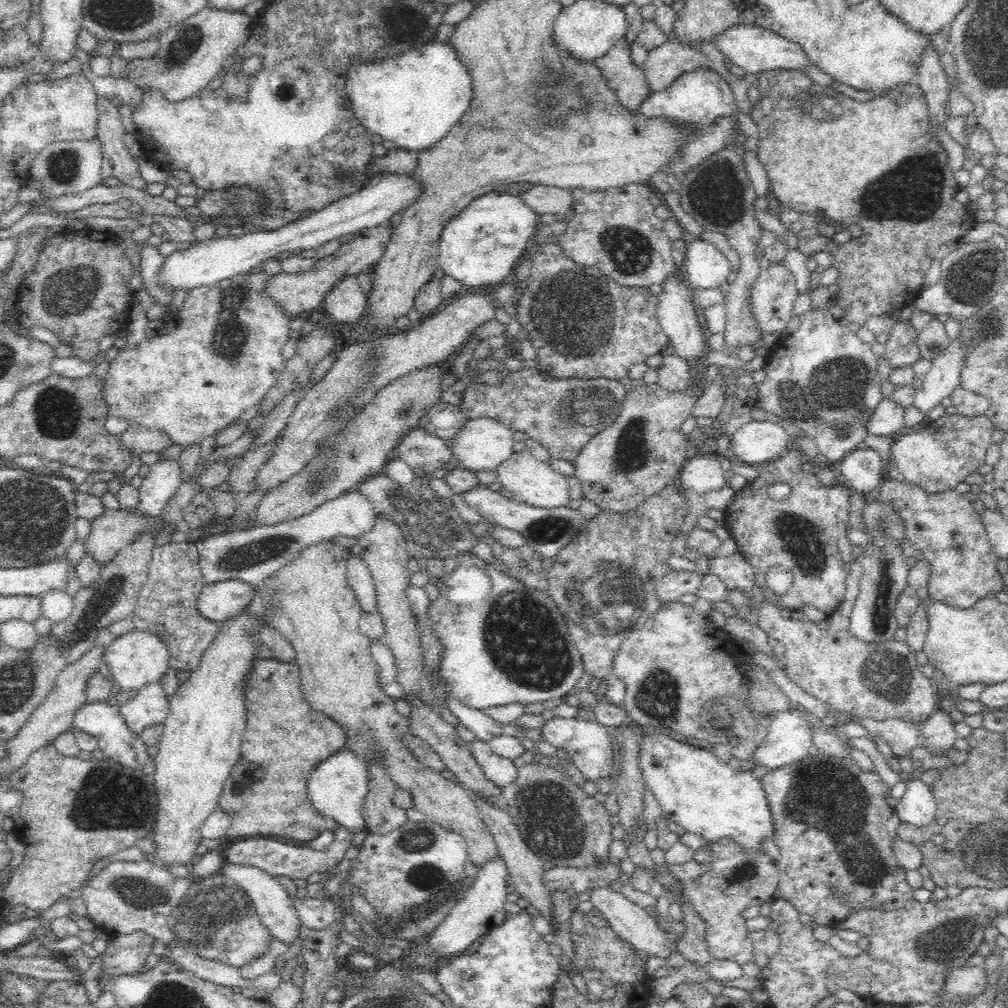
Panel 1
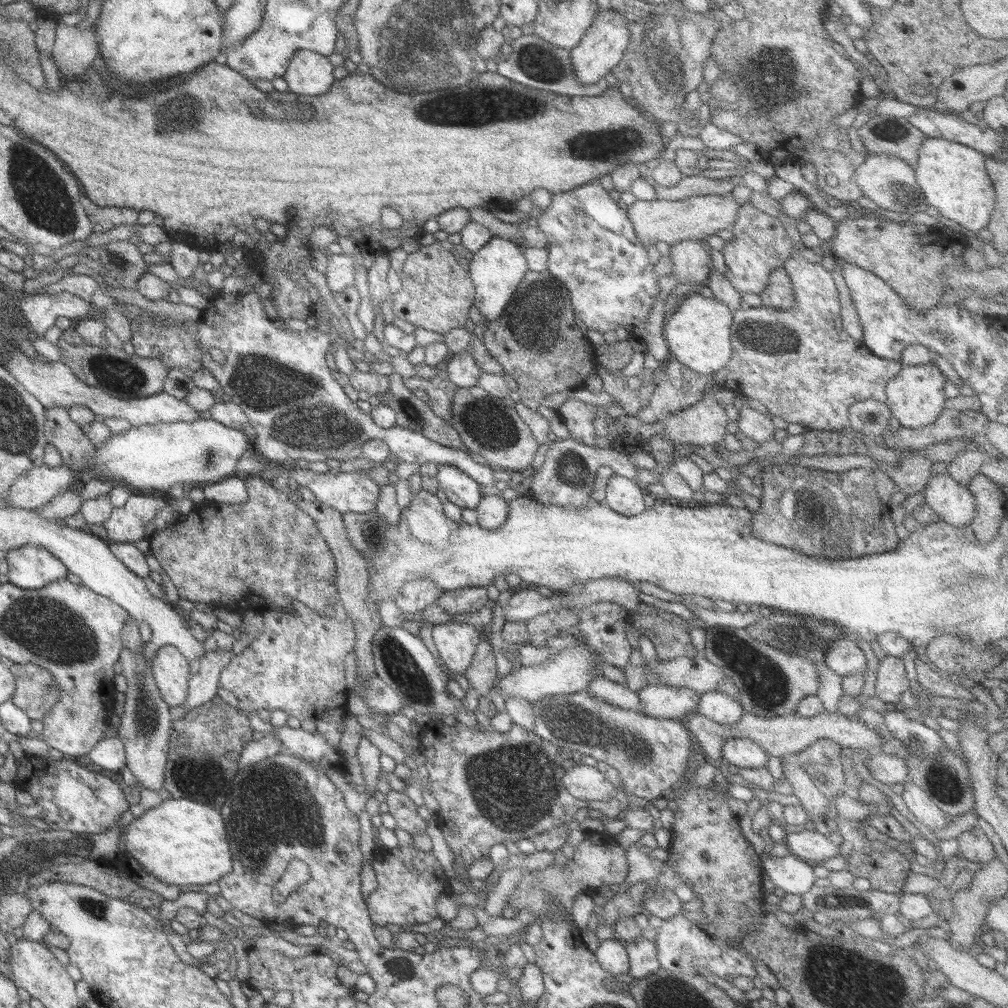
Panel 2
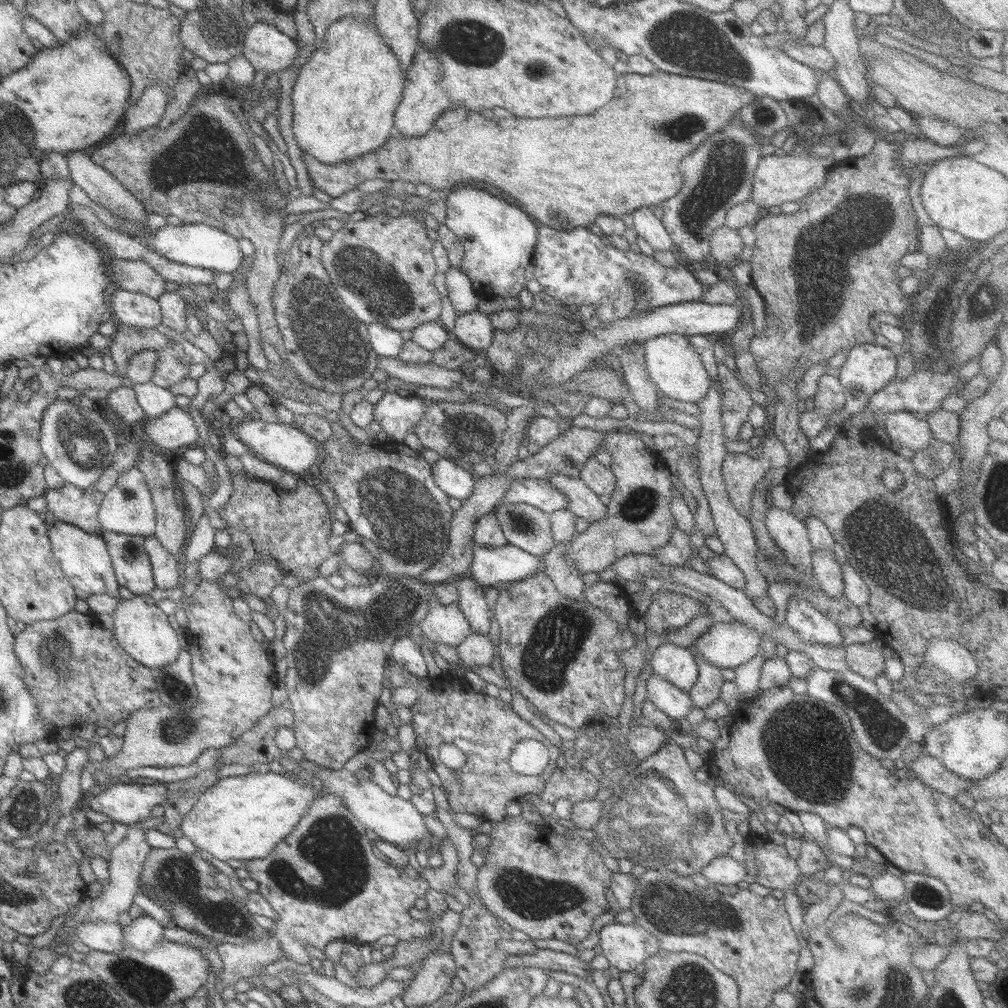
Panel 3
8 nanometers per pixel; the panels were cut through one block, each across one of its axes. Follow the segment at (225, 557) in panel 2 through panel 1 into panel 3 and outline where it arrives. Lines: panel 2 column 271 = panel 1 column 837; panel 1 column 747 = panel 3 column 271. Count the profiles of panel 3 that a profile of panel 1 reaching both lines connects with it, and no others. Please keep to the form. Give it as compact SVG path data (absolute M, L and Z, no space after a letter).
M231 472L232 491L219 511L225 526L245 532L253 544L252 562L275 561L283 577L296 582L309 581L319 575L318 568L331 556L327 536L331 533L332 513L322 495L301 480L296 490L275 488L271 483L247 478L244 472Z

